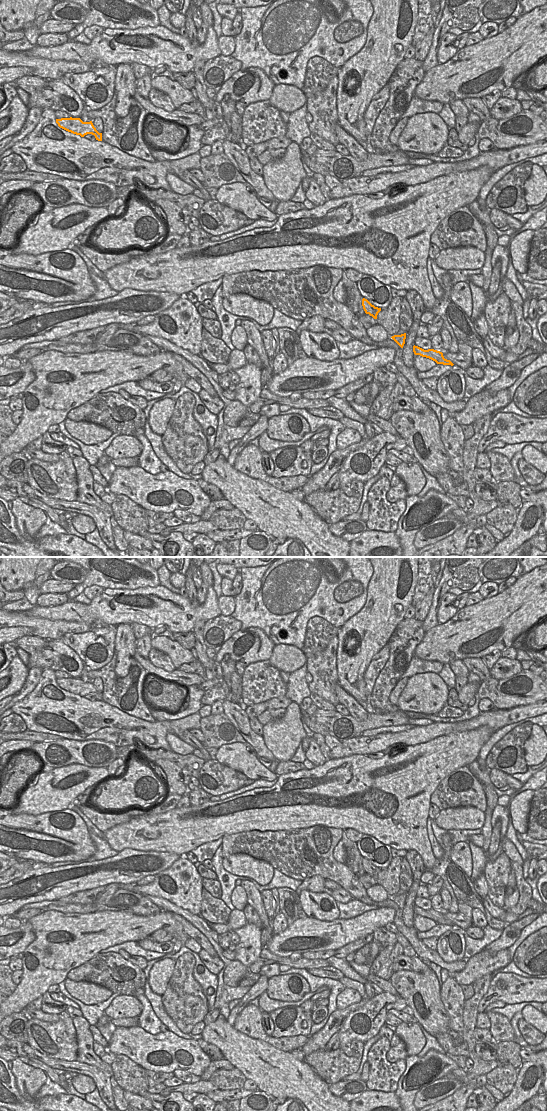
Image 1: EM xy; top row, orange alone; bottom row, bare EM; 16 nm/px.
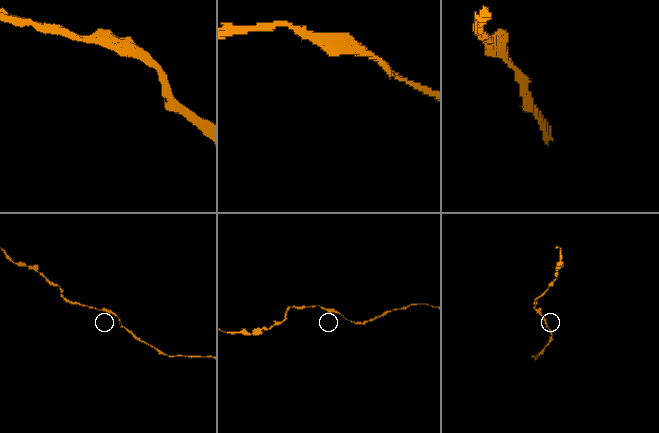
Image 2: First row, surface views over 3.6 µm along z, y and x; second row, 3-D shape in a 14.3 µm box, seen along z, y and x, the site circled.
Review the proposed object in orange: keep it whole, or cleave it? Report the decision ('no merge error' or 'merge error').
no merge error

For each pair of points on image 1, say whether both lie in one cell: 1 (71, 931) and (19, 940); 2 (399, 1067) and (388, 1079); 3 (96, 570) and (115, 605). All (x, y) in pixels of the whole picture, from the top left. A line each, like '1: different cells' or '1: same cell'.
1: different cells
2: same cell
3: different cells

